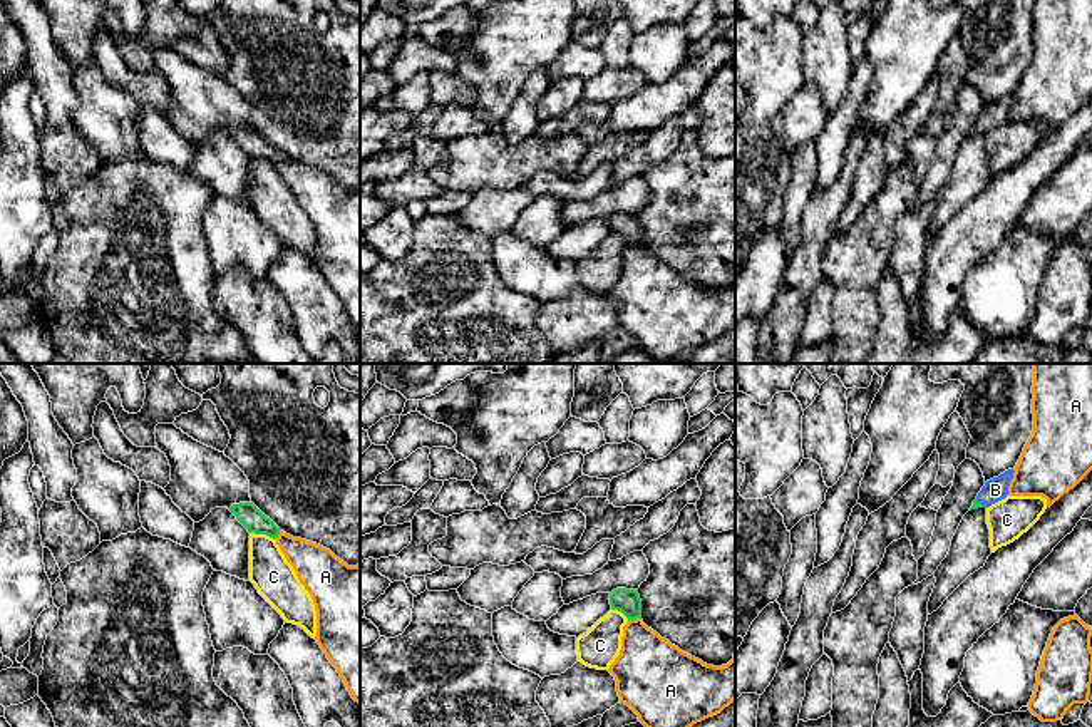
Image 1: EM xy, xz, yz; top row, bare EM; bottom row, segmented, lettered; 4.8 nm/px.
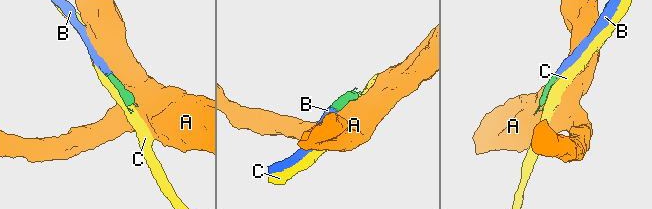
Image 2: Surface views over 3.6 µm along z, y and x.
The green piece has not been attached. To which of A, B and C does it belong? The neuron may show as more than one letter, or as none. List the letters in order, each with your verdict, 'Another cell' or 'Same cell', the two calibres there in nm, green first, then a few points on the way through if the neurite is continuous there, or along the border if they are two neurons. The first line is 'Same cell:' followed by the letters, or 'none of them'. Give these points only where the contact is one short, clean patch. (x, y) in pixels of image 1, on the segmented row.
Same cell: B
A: Another cell. Thickness 120 nm (green) against 320 nm
B: Same cell. Thickness 40 nm (green) against 120 nm. Path across: yz (977, 505), (980, 503), (995, 489)
C: Another cell. Thickness 110 nm (green) against 200 nm

